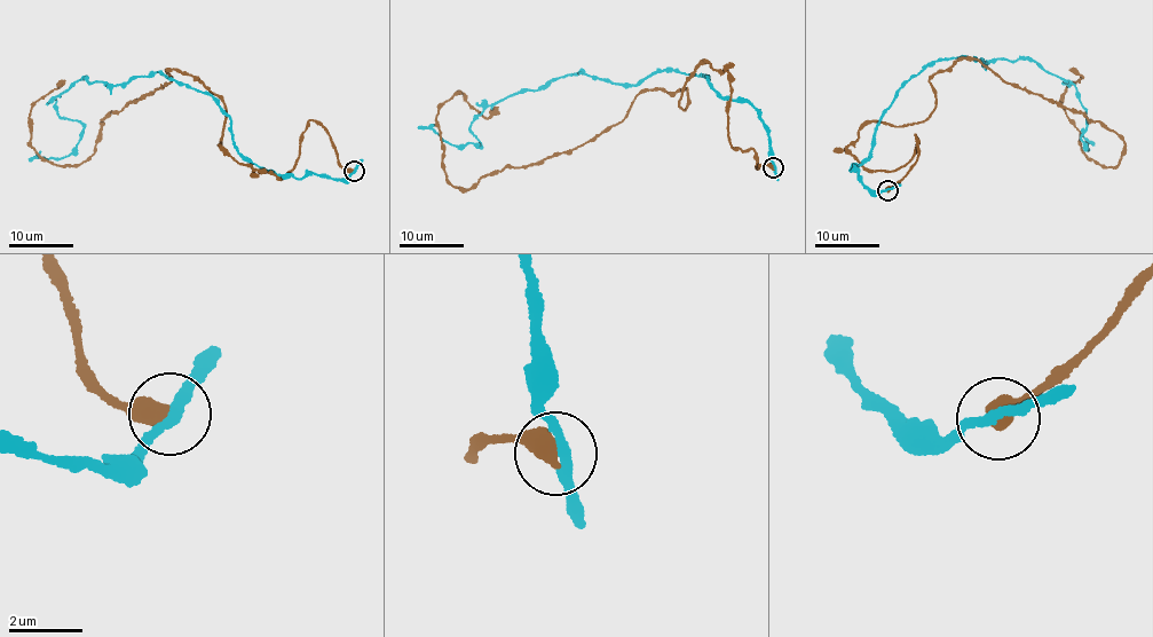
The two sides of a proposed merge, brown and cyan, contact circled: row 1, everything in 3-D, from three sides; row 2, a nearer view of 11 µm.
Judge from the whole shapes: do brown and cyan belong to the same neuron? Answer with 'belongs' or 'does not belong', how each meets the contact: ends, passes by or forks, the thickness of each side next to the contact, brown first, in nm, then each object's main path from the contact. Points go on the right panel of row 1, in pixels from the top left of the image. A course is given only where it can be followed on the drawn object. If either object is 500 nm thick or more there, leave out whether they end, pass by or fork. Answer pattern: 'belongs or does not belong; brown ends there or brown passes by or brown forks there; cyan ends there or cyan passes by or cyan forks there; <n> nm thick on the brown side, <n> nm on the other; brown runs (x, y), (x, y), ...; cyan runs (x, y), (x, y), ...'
does not belong; 550 nm thick on the brown side, 280 nm on the other; brown runs (887, 189), (916, 135), (890, 171), (846, 148), (969, 56), (1116, 165), (1068, 69); cyan runs (886, 189), (869, 193), (851, 167), (871, 156), (901, 87), (939, 60), (1035, 61), (1074, 86), (1094, 144)

